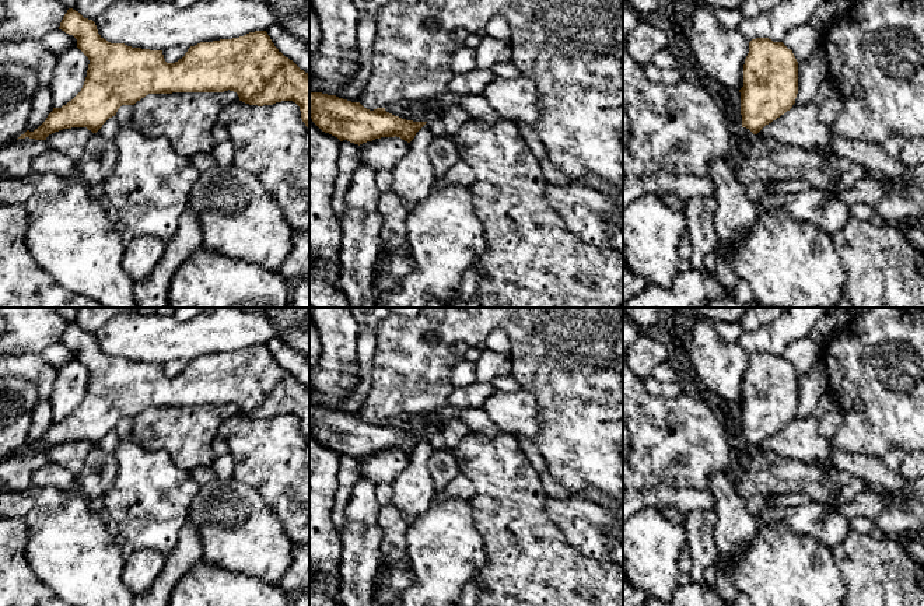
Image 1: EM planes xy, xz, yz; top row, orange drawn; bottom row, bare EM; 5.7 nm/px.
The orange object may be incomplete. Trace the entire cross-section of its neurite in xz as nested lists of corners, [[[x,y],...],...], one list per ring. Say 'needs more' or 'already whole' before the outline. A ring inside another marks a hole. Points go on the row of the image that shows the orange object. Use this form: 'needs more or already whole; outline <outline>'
already whole; outline [[[309,92],[309,118],[322,132],[358,146],[395,136],[410,143],[427,123],[402,119],[385,108],[370,111],[360,102],[322,92]]]

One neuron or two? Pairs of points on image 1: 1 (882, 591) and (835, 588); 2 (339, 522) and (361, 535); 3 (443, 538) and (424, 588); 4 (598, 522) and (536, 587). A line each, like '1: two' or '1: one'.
1: two
2: two
3: one
4: two

